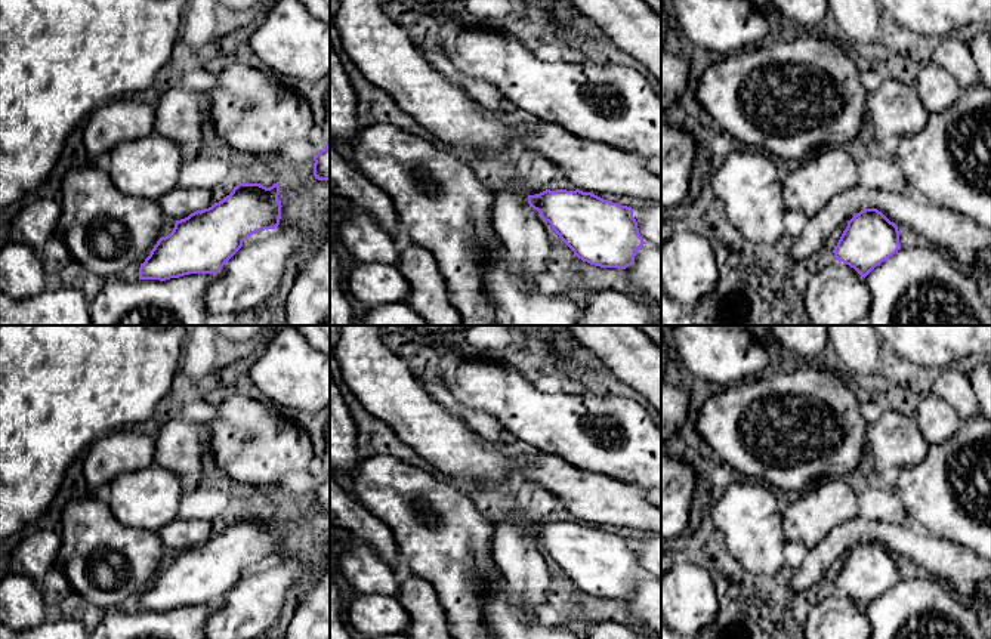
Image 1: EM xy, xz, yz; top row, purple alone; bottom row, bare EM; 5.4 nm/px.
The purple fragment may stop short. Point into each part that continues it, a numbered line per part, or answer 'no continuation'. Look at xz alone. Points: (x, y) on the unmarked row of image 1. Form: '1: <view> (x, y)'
no continuation

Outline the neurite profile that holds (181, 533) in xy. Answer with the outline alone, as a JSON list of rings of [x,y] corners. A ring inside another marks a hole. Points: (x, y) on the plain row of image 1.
[[[179,516],[161,527],[158,535],[164,549],[180,552],[197,541],[212,538],[214,535],[214,528],[209,519],[189,519]]]

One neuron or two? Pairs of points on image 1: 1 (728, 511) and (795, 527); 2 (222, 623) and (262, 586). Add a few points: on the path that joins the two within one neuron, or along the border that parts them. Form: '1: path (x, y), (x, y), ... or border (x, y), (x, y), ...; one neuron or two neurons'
1: border (781, 512), (781, 528), (787, 539); two neurons
2: path (232, 616), (252, 596); one neuron

